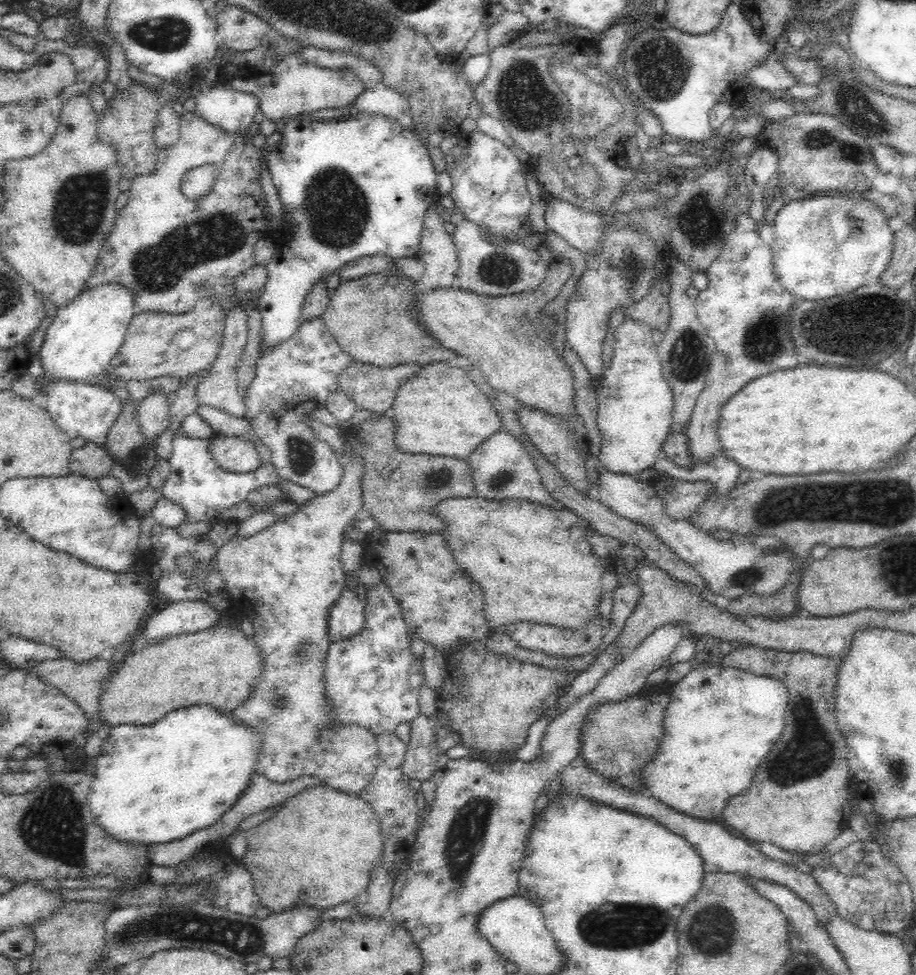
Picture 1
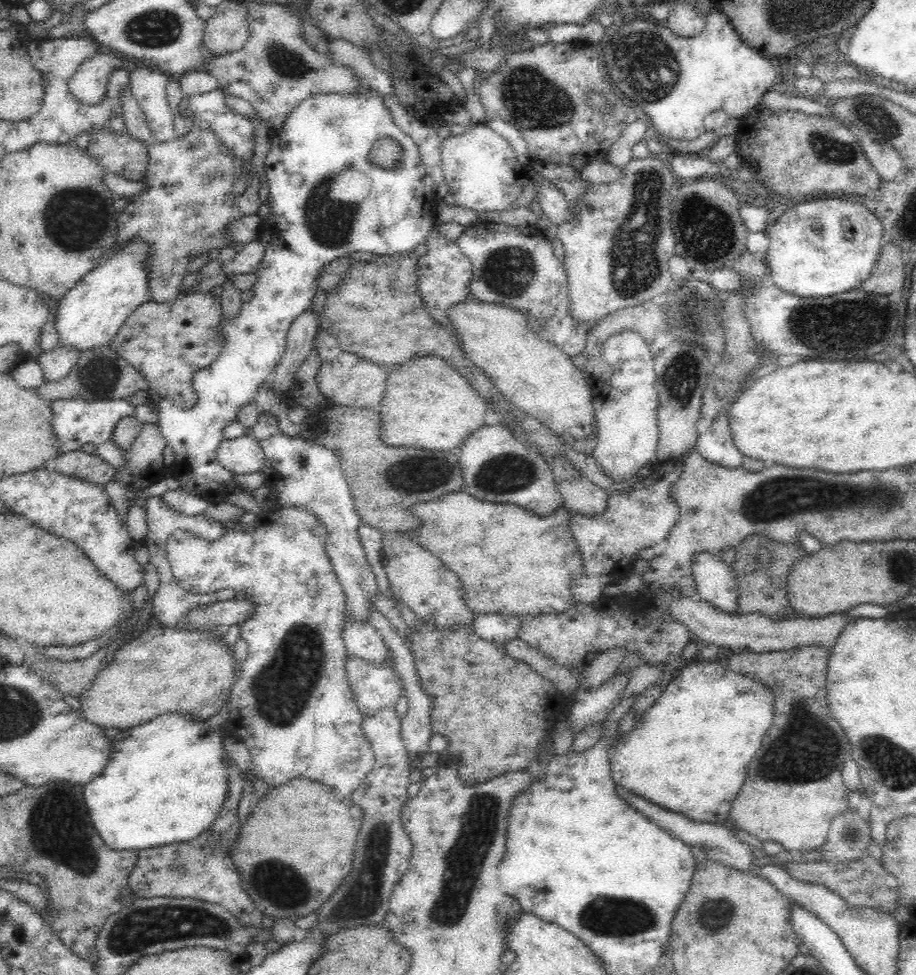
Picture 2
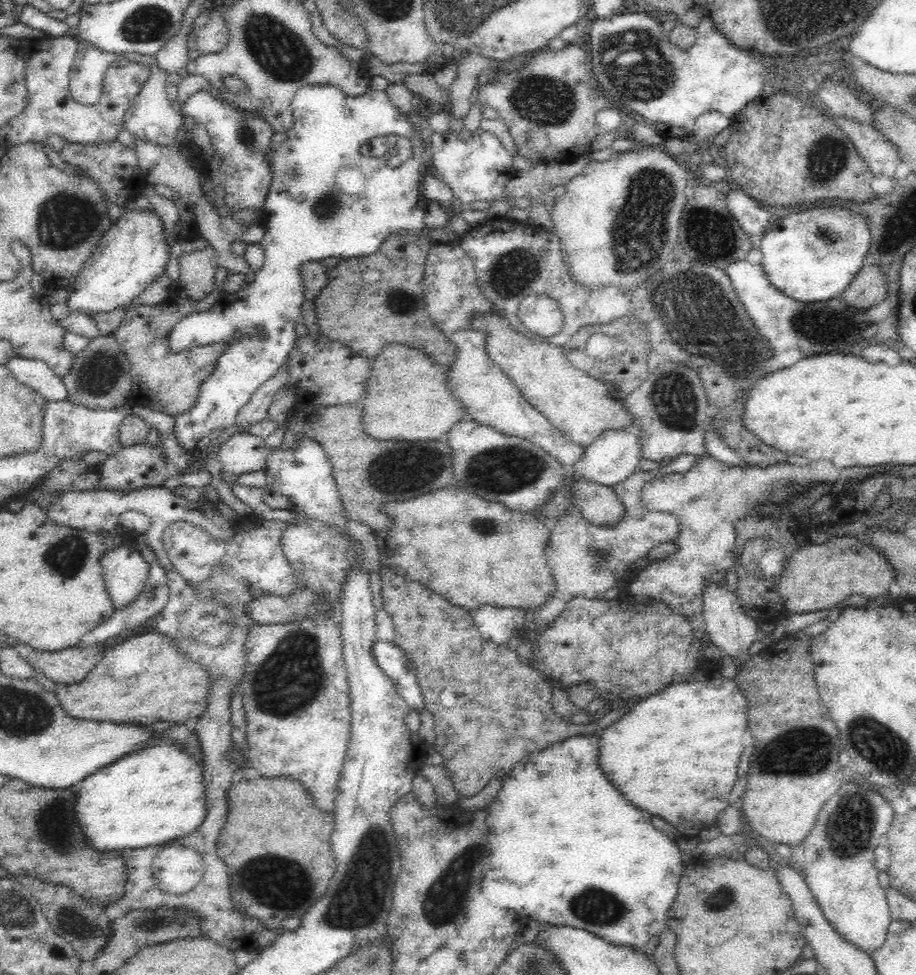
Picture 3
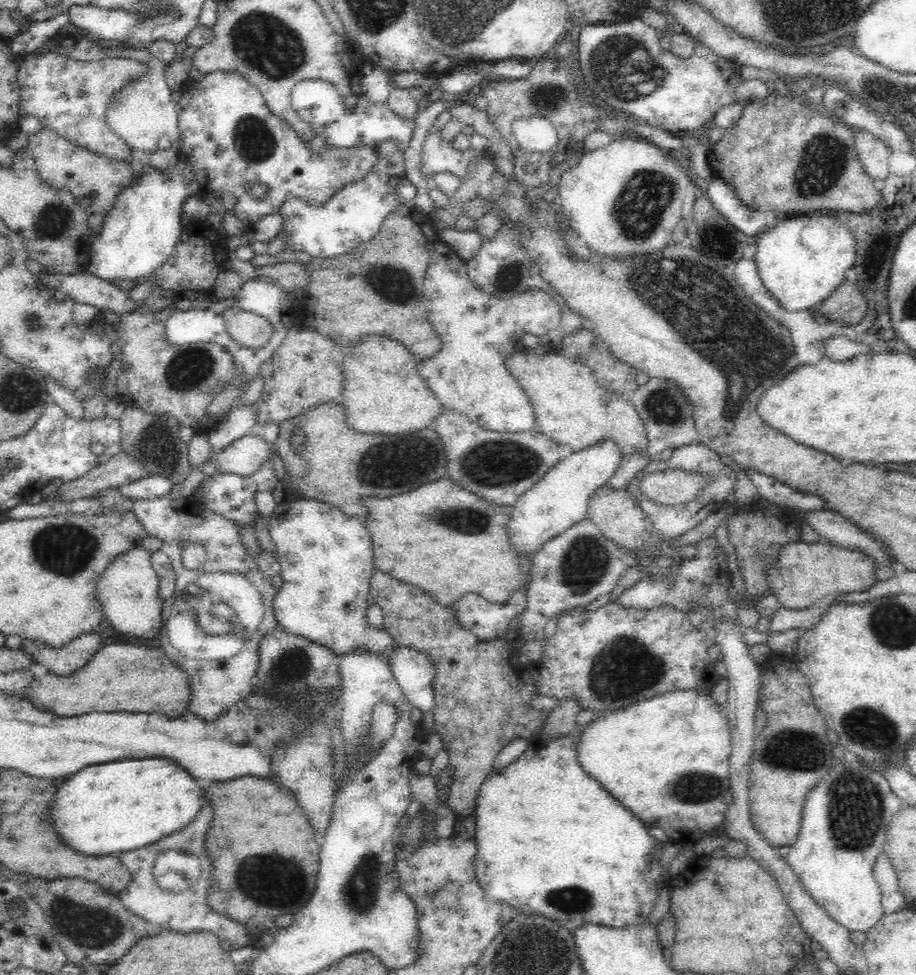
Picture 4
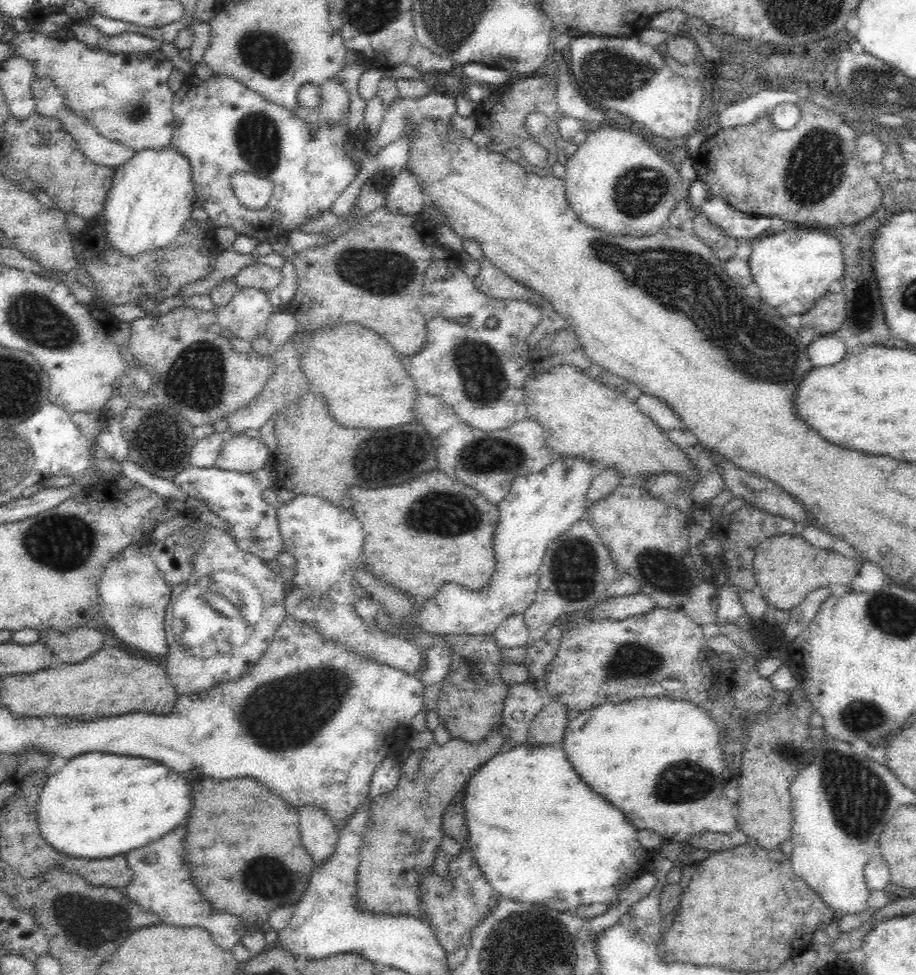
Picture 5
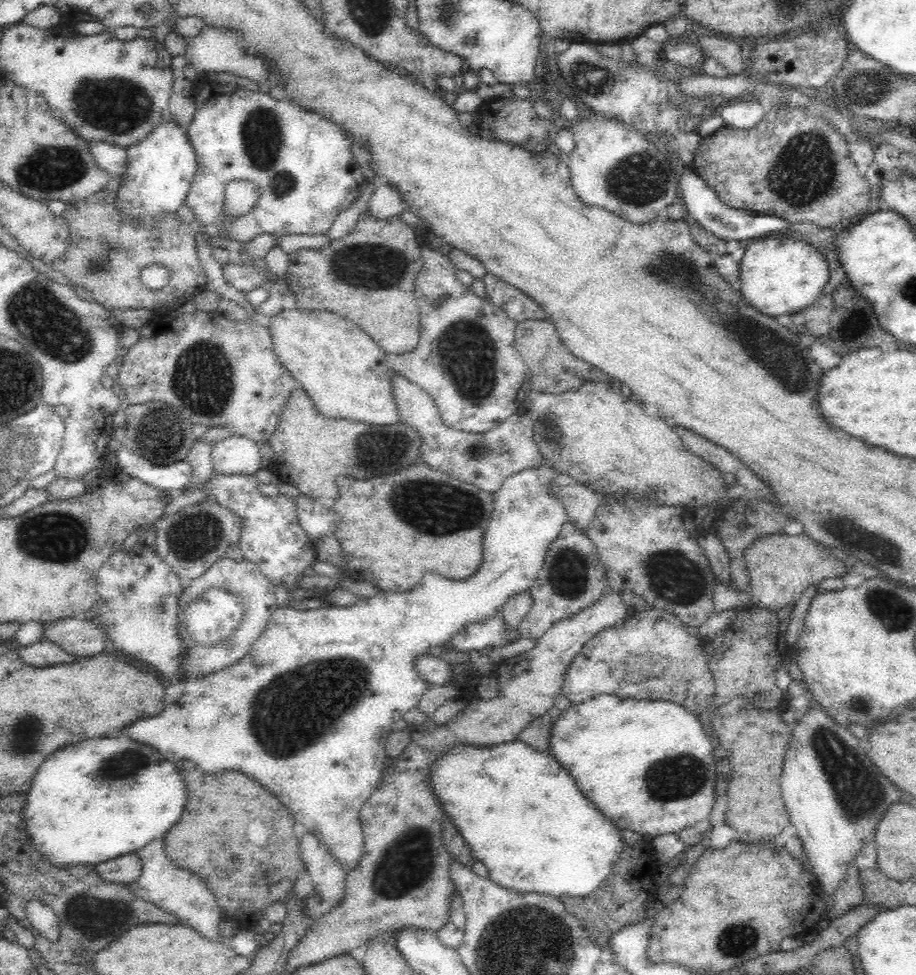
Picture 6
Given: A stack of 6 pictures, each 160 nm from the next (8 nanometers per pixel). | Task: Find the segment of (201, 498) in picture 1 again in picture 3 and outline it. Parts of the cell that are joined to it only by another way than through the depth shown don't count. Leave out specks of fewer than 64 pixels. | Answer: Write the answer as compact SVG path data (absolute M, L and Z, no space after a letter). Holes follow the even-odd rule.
M306 85L299 88L291 100L291 116L293 117L292 128L286 132L286 139L282 141L280 146L276 148L270 154L270 186L268 186L268 194L266 194L266 200L262 204L262 211L269 213L268 222L266 224L266 232L262 236L259 245L264 248L265 260L262 264L262 268L254 271L254 282L251 285L242 287L233 293L224 293L222 298L210 309L204 312L197 312L185 316L184 319L174 326L169 331L170 338L170 351L174 353L181 352L182 350L190 349L198 345L210 345L218 343L221 347L220 358L217 360L216 369L202 382L199 388L199 395L197 404L190 411L182 415L171 416L174 419L173 433L180 447L186 452L190 452L190 455L198 457L201 452L204 452L208 448L212 440L218 438L226 428L235 424L236 418L238 418L238 412L252 400L252 395L258 390L258 387L266 383L274 374L285 364L287 357L290 354L290 350L295 346L297 337L295 333L295 326L301 316L302 304L307 302L305 298L305 286L303 278L299 268L307 262L322 261L331 256L340 256L342 258L356 258L359 256L368 256L378 252L378 249L382 246L382 243L390 236L396 235L401 237L408 233L414 233L414 235L422 235L427 230L424 217L426 214L427 204L430 202L422 193L423 180L425 176L424 162L422 162L422 154L424 146L420 135L416 133L416 129L412 127L410 123L409 113L401 113L391 102L388 100L385 91L374 90L368 88L366 92L358 96L350 96L345 92L342 92L337 86L330 85ZM386 135L398 135L405 136L410 139L413 146L413 154L411 158L408 158L404 164L401 164L397 169L389 167L382 159L374 159L374 157L362 155L362 145L377 136Z

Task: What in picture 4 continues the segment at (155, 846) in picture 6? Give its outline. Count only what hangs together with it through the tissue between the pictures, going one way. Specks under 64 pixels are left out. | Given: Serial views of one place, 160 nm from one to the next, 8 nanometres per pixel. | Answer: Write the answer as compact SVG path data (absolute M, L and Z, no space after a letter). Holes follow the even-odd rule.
M204 798L204 806L198 818L194 818L188 828L174 832L154 844L148 844L146 848L116 854L131 874L128 887L122 889L117 895L128 911L146 920L148 924L146 936L151 937L162 931L182 933L210 931L228 949L240 949L248 944L254 945L257 941L260 929L248 927L214 912L207 901L212 886L212 878L210 878L212 862L204 850L204 838L212 818L214 818L212 804L210 800Z

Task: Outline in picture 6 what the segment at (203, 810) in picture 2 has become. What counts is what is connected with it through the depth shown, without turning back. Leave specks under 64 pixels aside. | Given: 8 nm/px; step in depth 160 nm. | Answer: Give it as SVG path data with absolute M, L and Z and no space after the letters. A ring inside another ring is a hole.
M92 738L53 752L39 767L26 792L22 815L34 847L53 866L94 865L134 853L154 838L164 838L180 820L186 804L186 786L176 768L152 747L118 738Z

